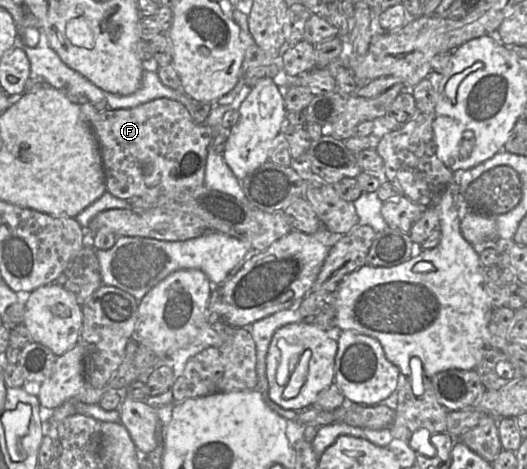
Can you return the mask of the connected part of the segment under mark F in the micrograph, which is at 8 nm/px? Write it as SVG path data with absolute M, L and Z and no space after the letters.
M86 97L71 98L90 124L102 156L106 191L120 199L140 198L153 205L168 202L174 195L204 184L208 145L214 137L214 129L197 124L187 108L169 98L159 98L134 108L100 111Z

